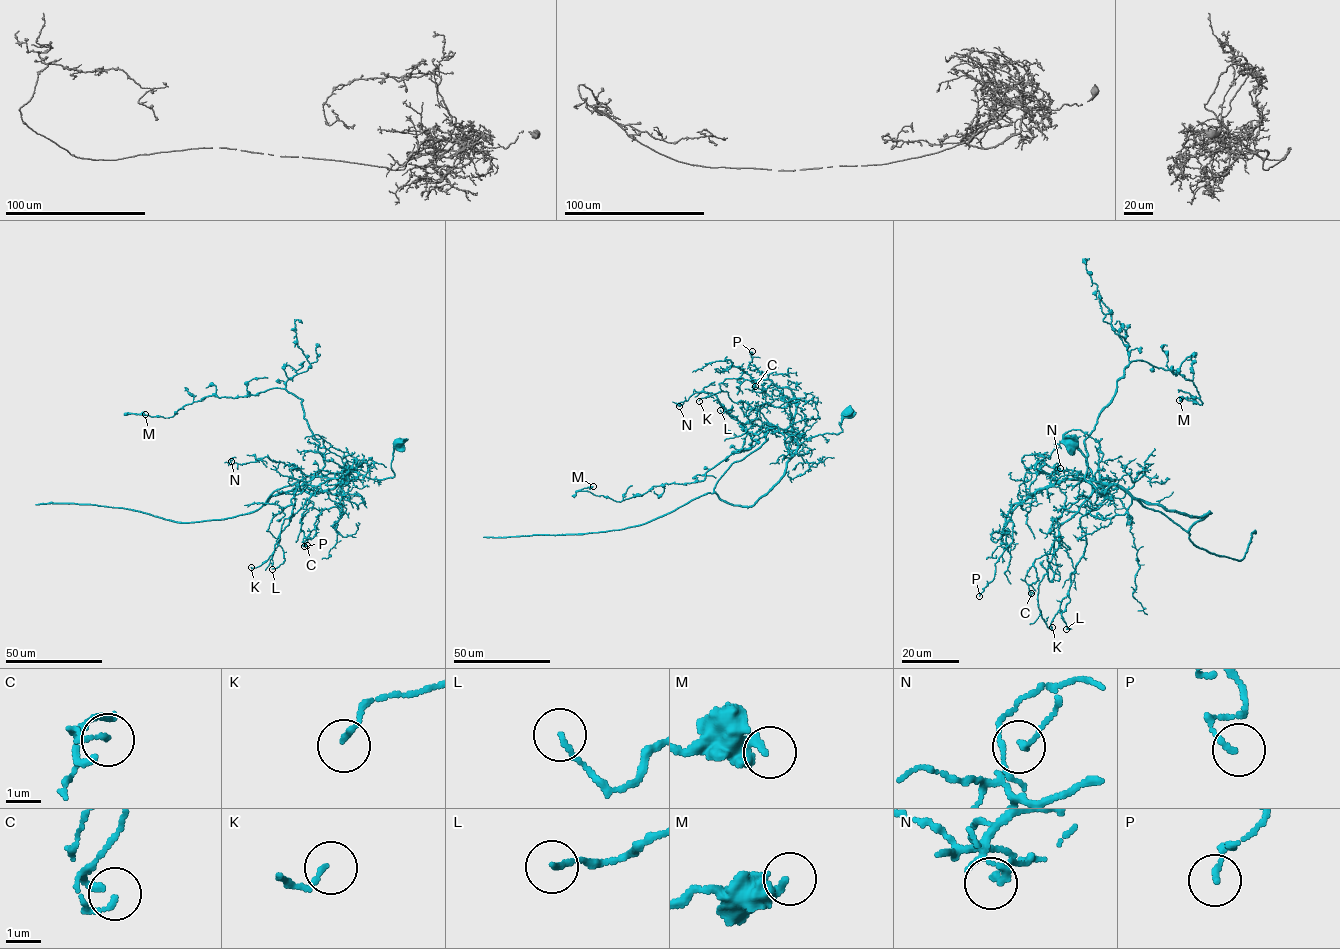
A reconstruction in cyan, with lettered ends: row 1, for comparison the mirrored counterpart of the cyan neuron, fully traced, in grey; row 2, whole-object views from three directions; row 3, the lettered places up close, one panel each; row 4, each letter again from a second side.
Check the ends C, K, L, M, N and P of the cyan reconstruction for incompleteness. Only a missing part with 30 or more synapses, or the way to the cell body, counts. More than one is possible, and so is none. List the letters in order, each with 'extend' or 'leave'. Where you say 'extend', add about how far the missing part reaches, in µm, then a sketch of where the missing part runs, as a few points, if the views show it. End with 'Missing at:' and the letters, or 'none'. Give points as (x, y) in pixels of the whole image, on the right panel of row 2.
C: leave
K: leave
L: leave
M: leave
N: leave
P: leave
Missing at: none

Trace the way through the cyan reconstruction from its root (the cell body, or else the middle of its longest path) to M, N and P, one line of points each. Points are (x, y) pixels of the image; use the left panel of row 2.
M: (399, 444), (393, 477), (353, 477), (278, 388), (132, 413), (145, 414)
N: (399, 444), (391, 463), (394, 476), (381, 480), (347, 471), (308, 476), (266, 456), (242, 464), (231, 461)
P: (399, 444), (391, 463), (393, 477), (370, 479), (346, 468), (341, 477), (320, 485), (300, 519), (304, 546)

